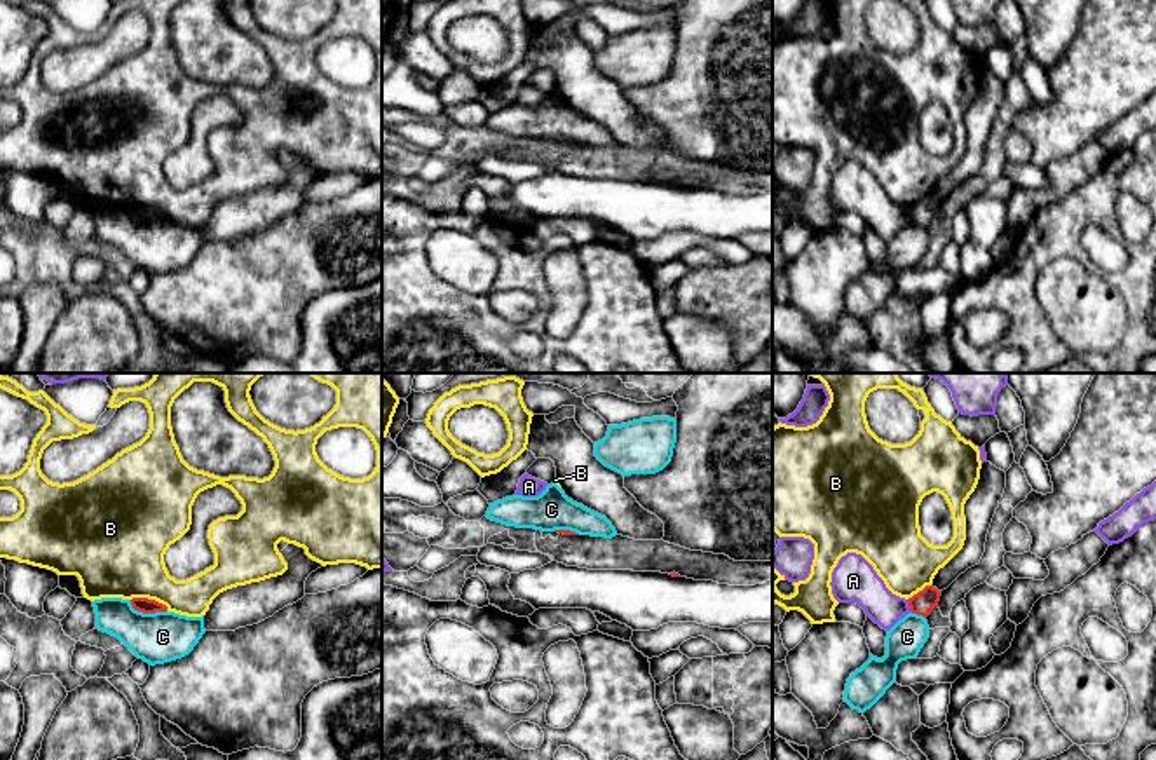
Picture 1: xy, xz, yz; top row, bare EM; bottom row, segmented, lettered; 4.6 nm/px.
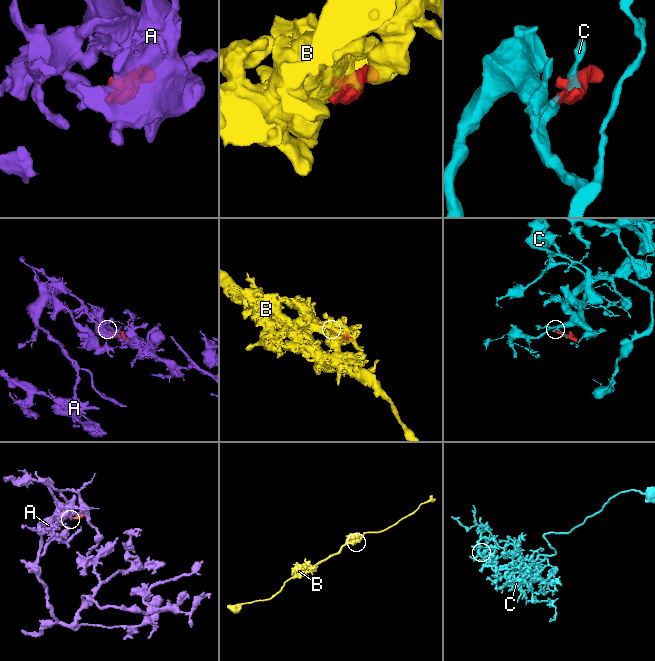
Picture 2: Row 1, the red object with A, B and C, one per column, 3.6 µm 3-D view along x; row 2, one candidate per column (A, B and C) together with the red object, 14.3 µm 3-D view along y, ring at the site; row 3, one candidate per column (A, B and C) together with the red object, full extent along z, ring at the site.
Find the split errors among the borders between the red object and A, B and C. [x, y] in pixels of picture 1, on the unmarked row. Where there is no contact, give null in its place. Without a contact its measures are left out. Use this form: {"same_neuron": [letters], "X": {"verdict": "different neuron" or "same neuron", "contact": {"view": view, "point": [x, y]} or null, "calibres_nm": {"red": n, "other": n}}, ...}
{"same_neuron": [], "A": {"verdict": "different neuron", "contact": {"view": "yz", "point": [909, 215]}, "calibres_nm": {"red": 110, "other": 180}}, "B": {"verdict": "different neuron", "contact": {"view": "xy", "point": [150, 210]}, "calibres_nm": {"red": 70, "other": 400}}, "C": {"verdict": "different neuron", "contact": {"view": "xy", "point": [147, 222]}, "calibres_nm": {"red": 70, "other": 240}}}

